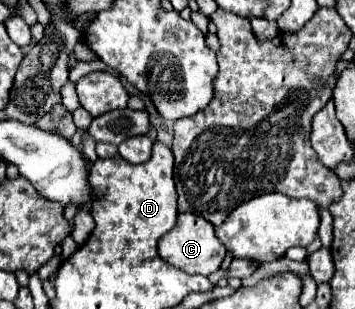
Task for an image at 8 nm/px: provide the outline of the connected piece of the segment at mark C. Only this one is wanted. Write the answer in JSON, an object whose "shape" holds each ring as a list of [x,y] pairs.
{"shape":[[[179,214],[177,226],[159,240],[159,256],[187,274],[203,274],[203,276],[213,274],[215,270],[219,270],[225,252],[227,250],[223,242],[215,236],[213,224],[207,222],[203,216],[195,214]]]}

